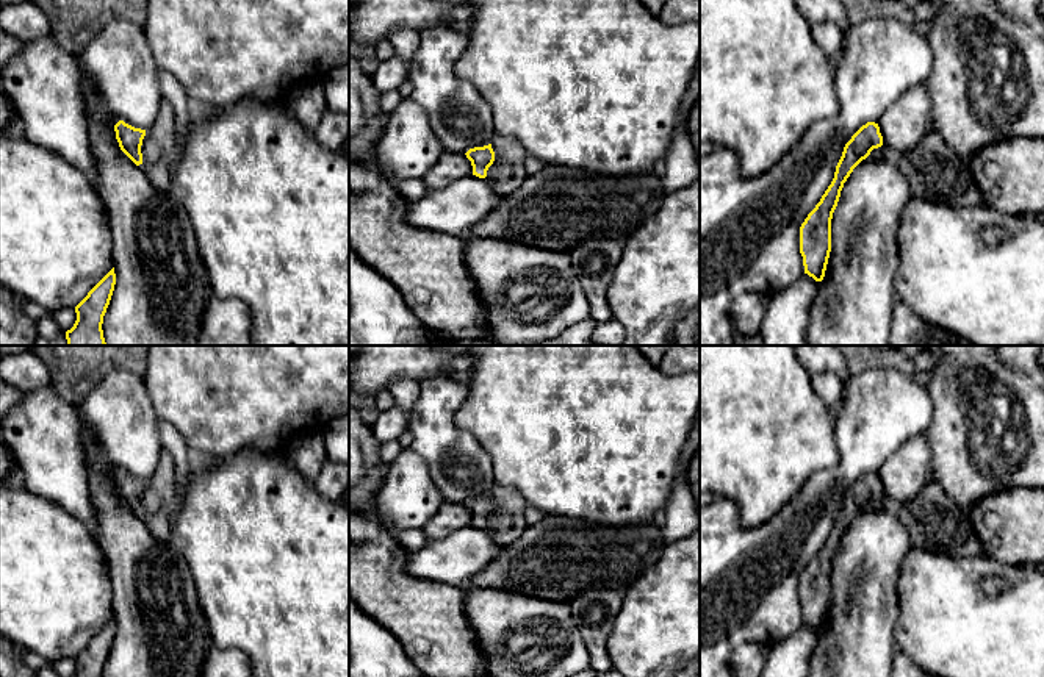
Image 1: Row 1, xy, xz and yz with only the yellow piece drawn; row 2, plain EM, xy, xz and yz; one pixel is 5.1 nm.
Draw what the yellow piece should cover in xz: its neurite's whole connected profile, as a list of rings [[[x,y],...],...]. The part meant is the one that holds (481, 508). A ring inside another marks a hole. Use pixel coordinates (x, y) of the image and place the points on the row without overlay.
[[[495,485],[488,496],[470,499],[465,505],[471,511],[473,525],[485,528],[501,547],[517,541],[527,527],[527,502],[512,486]]]

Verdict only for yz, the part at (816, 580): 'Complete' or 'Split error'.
Split error

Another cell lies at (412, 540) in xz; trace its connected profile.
[[[421,528],[394,532],[394,539],[407,552],[416,552],[427,543],[427,536]]]

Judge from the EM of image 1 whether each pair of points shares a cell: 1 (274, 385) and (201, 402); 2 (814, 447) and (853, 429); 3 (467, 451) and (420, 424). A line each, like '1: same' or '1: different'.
1: same
2: different
3: same

